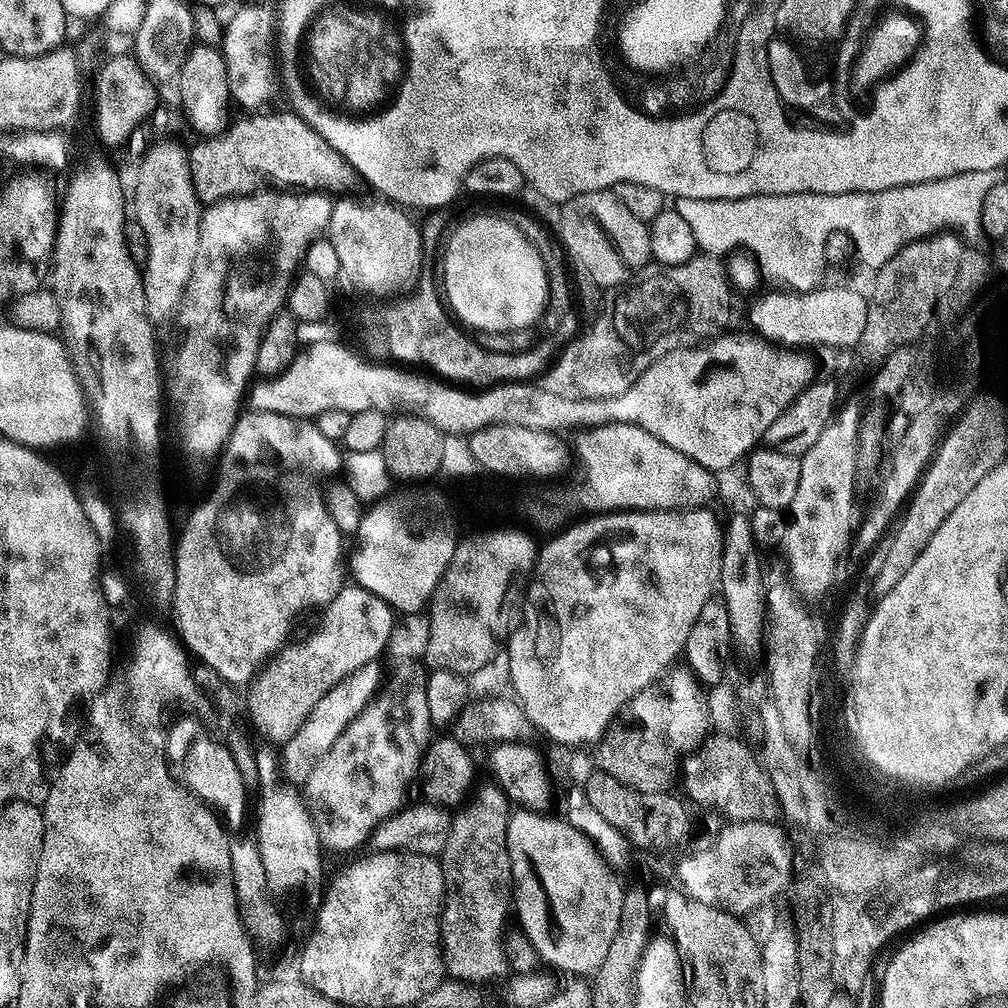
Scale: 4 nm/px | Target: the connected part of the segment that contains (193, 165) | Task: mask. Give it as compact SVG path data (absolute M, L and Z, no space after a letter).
M267 111L259 116L248 116L238 124L229 123L223 132L209 135L207 138L200 138L193 148L187 149L189 162L189 170L192 175L193 188L196 191L196 199L201 205L216 204L220 200L234 199L235 196L250 196L260 192L261 190L321 190L329 194L352 194L356 187L361 187L362 181L359 174L354 170L354 166L350 166L350 162L346 162L346 158L342 158L342 154L338 154L338 150L334 150L334 146L330 146L330 142L326 142L326 138L322 138L322 134L313 131L312 127L304 121L304 117L292 112L272 112Z

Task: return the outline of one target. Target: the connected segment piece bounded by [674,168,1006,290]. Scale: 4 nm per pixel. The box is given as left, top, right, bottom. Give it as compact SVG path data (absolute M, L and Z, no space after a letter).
M1004 168L994 170L970 170L954 174L950 178L938 178L930 182L907 184L887 188L881 192L847 192L846 194L786 194L785 196L747 196L737 200L703 200L702 198L675 198L674 207L690 226L696 239L697 249L709 256L727 257L737 250L743 250L755 261L759 275L769 280L769 285L784 290L804 290L821 283L820 264L824 260L824 243L834 231L844 231L852 240L854 256L871 270L878 270L898 250L910 242L930 236L942 229L957 233L981 231L982 198L992 187L1005 183Z

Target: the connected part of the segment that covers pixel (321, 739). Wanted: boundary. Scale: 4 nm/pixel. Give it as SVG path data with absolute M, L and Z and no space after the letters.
M371 660L365 666L352 671L338 682L321 701L310 710L309 717L302 722L301 729L282 745L280 750L281 775L289 784L304 786L316 764L332 748L342 732L357 716L365 710L370 701L381 691L386 673L380 660Z

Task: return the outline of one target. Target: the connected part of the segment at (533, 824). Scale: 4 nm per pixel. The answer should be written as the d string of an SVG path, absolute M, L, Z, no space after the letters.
M516 810L508 818L504 838L506 871L510 877L510 904L514 909L514 920L520 923L519 931L532 943L541 961L560 972L569 972L572 978L588 978L602 966L610 942L618 934L622 918L622 906L626 897L620 890L613 871L604 863L603 857L592 847L576 828L565 819L555 820L543 816L540 810Z

